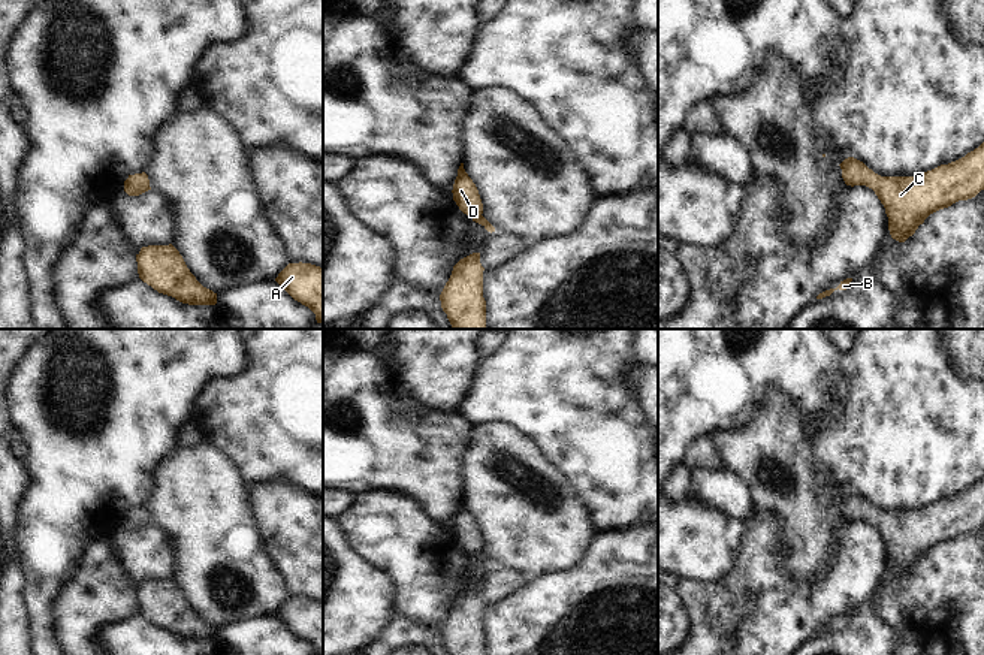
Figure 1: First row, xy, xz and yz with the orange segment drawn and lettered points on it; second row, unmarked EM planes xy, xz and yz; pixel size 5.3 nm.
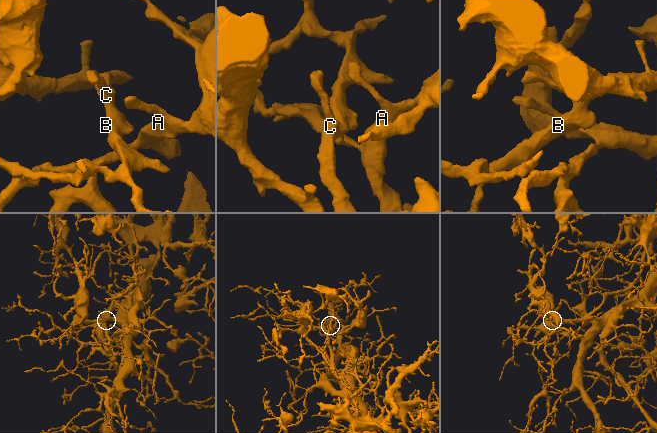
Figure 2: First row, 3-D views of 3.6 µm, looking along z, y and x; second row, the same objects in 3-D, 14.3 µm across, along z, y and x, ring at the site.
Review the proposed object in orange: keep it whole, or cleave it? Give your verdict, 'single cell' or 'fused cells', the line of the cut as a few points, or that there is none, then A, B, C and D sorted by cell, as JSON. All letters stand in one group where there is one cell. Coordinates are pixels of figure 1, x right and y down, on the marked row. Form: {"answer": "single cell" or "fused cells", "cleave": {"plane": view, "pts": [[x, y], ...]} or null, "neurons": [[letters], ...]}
{"answer": "single cell", "cleave": null, "neurons": [["A", "B", "C", "D"]]}

